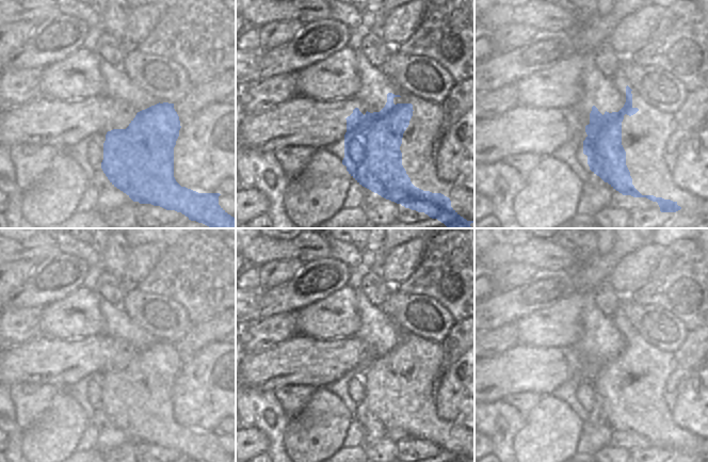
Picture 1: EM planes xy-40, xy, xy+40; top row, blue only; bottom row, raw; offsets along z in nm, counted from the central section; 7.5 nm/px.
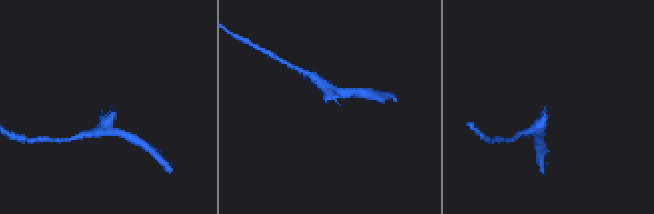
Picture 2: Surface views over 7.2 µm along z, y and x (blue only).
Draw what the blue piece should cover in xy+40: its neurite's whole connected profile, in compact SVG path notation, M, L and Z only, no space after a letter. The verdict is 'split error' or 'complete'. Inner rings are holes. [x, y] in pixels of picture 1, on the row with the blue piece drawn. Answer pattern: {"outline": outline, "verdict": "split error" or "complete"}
{"outline": "M626 86L626 102L618 112L605 112L602 115L598 109L593 106L590 113L590 124L585 126L588 137L583 141L583 154L588 156L588 164L590 170L599 176L605 182L608 182L613 189L623 195L631 195L633 197L646 197L653 202L657 202L661 212L676 212L681 209L677 202L656 197L654 195L642 195L632 185L632 178L628 170L628 148L632 146L632 134L635 131L646 129L648 127L663 127L665 120L670 116L660 112L663 103L643 103L641 98L644 95L640 91L632 91ZM653 114L659 114L662 117L661 123L655 123L651 120Z", "verdict": "split error"}

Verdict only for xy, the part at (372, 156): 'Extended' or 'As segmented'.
Extended.

